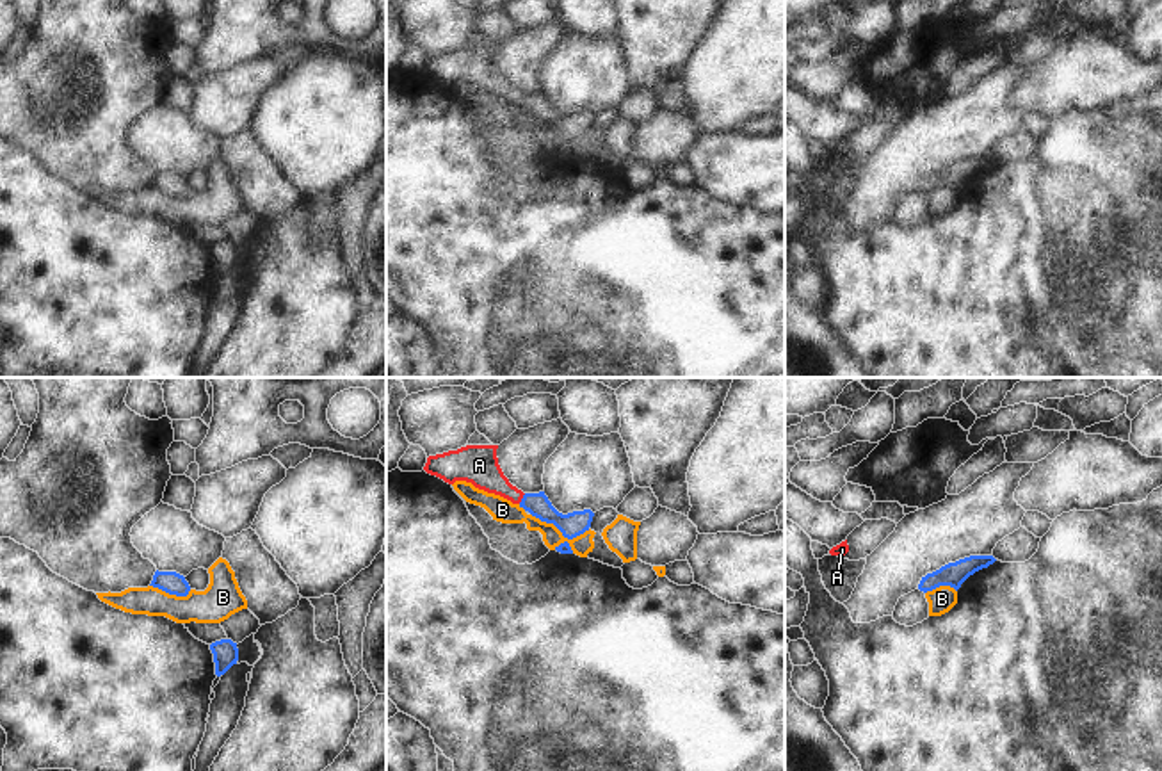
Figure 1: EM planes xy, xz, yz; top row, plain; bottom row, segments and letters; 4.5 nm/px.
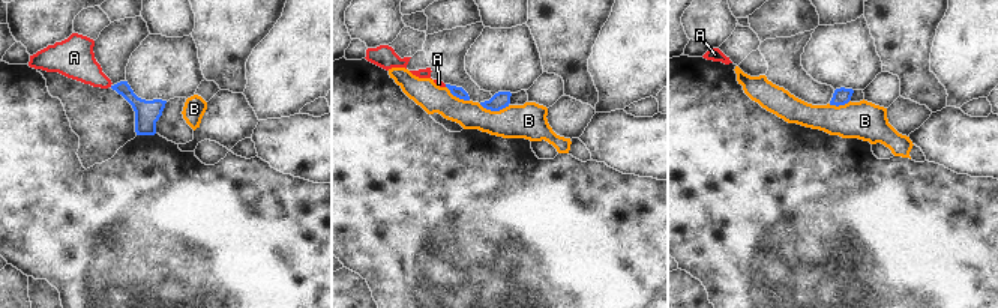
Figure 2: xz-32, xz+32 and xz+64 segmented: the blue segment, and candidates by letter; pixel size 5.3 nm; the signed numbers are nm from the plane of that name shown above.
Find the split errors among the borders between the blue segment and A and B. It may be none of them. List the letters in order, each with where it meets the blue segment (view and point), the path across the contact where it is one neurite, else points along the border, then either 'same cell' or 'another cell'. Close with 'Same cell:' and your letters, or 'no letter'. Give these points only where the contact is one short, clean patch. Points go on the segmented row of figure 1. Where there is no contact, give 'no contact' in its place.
A: meets blue in xz at (522, 499); runs through xz (538, 504), (522, 499), (499, 485), (479, 465); same cell
B: meets blue in xz at (561, 531); border along xz (531, 513), (550, 522), (568, 538), (575, 538), (589, 529); another cell
Same cell: A

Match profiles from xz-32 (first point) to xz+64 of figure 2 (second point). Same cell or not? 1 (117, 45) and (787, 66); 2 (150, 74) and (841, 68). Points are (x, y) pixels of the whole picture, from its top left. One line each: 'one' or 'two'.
1: one
2: one

